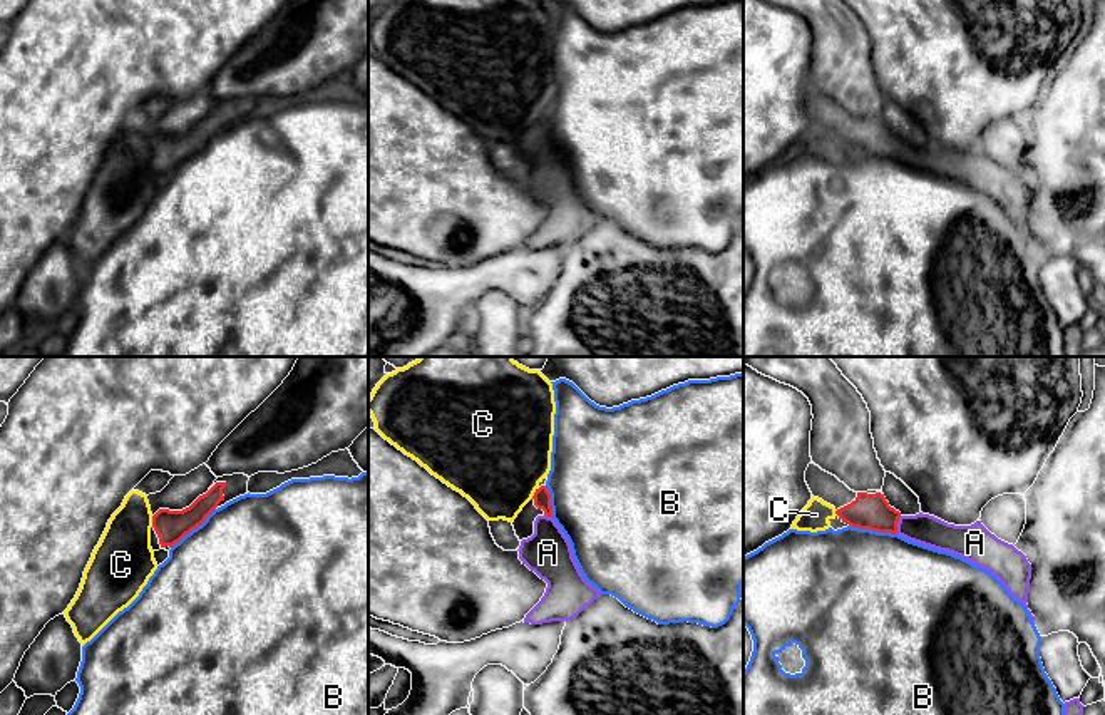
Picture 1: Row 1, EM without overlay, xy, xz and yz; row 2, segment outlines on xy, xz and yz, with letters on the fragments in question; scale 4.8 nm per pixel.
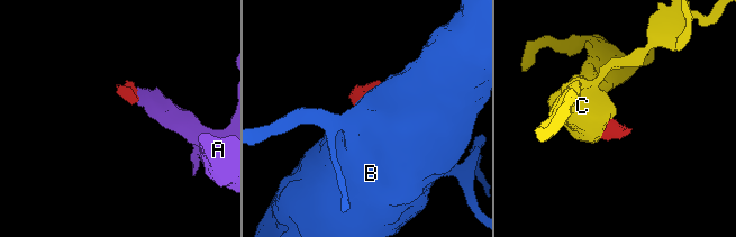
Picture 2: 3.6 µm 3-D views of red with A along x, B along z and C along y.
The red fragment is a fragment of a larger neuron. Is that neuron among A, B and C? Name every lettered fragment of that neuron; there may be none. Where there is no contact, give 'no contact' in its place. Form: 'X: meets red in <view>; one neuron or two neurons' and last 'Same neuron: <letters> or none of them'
A: meets red in yz; one neuron
B: meets red in yz; two neurons
C: meets red in xy; two neurons
Same neuron: A

